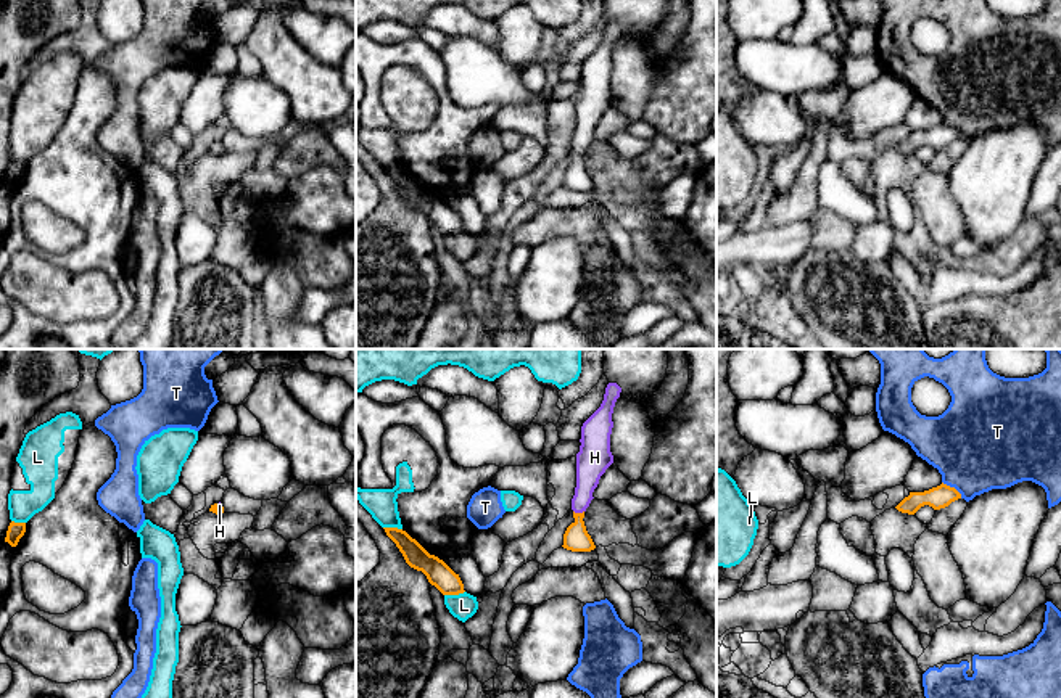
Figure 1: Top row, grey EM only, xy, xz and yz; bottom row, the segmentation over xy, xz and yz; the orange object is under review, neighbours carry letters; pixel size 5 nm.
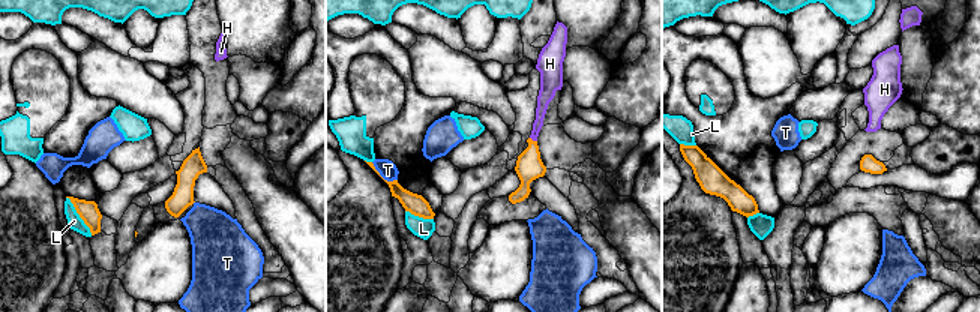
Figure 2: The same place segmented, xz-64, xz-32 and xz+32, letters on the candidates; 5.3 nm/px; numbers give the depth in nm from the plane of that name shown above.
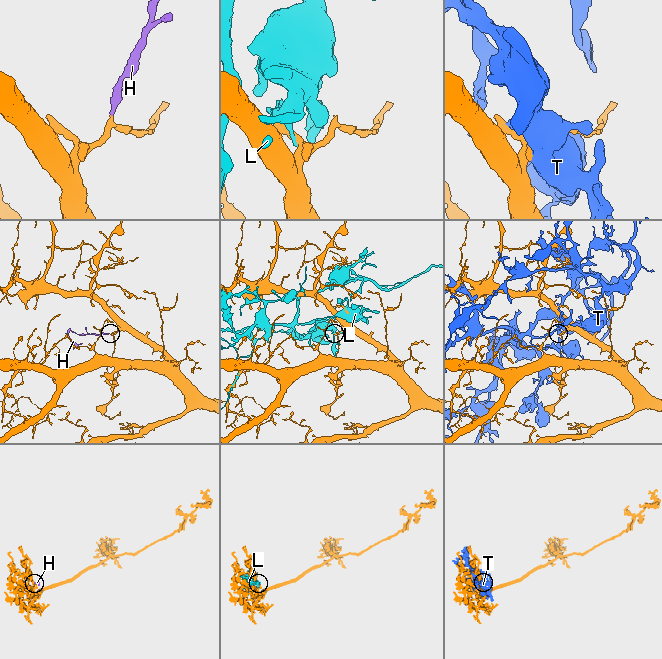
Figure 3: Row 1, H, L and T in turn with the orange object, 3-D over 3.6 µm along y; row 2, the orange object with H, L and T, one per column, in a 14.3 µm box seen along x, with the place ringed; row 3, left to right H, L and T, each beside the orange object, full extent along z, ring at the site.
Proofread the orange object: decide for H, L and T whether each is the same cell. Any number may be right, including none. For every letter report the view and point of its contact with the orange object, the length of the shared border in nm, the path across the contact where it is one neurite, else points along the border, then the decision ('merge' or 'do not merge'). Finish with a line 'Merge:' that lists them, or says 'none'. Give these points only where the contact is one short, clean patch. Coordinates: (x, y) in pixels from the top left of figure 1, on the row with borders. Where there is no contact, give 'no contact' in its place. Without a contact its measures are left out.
H: meets orange in xz at (578, 513); contact 60 nm long; runs through xz (577, 539), (578, 513), (578, 504), (591, 465); merge
L: meets orange in xz at (454, 594); contact 110 nm long; do not merge
T: meets orange in yz at (953, 488); contact 130 nm long; do not merge
Merge: H

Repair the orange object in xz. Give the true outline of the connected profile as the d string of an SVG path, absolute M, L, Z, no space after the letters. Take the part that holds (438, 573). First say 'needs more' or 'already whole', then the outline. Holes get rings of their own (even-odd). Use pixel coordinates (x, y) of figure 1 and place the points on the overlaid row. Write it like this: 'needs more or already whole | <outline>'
already whole | M383 528L386 536L396 544L406 563L422 571L428 582L435 585L443 595L464 593L464 584L443 560L430 555L415 539L398 528Z

